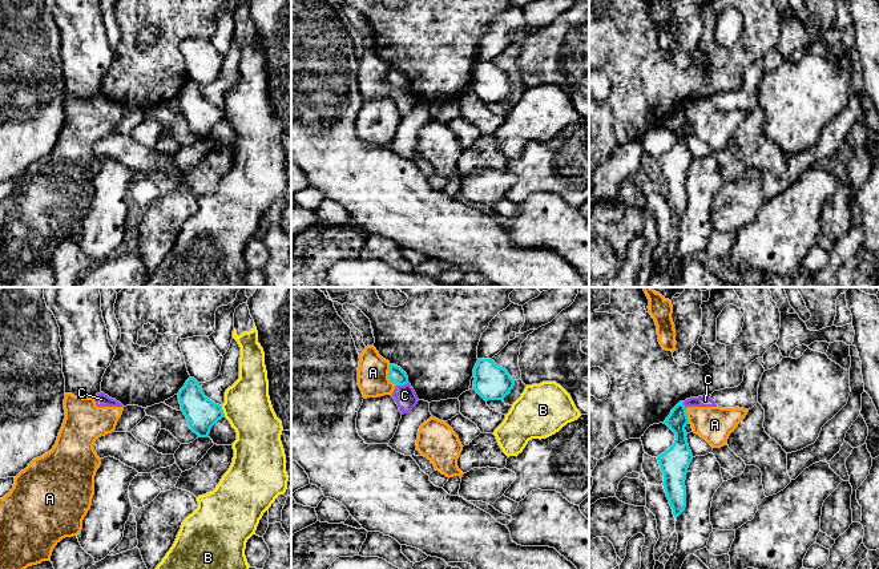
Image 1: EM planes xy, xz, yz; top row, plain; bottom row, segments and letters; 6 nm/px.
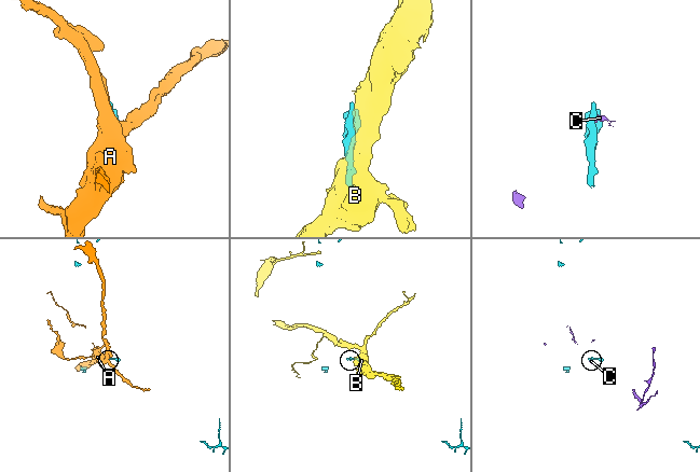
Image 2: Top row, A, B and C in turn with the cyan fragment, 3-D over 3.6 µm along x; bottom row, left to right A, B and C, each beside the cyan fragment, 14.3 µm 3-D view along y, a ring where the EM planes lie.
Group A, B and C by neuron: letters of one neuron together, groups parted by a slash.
A C / B

